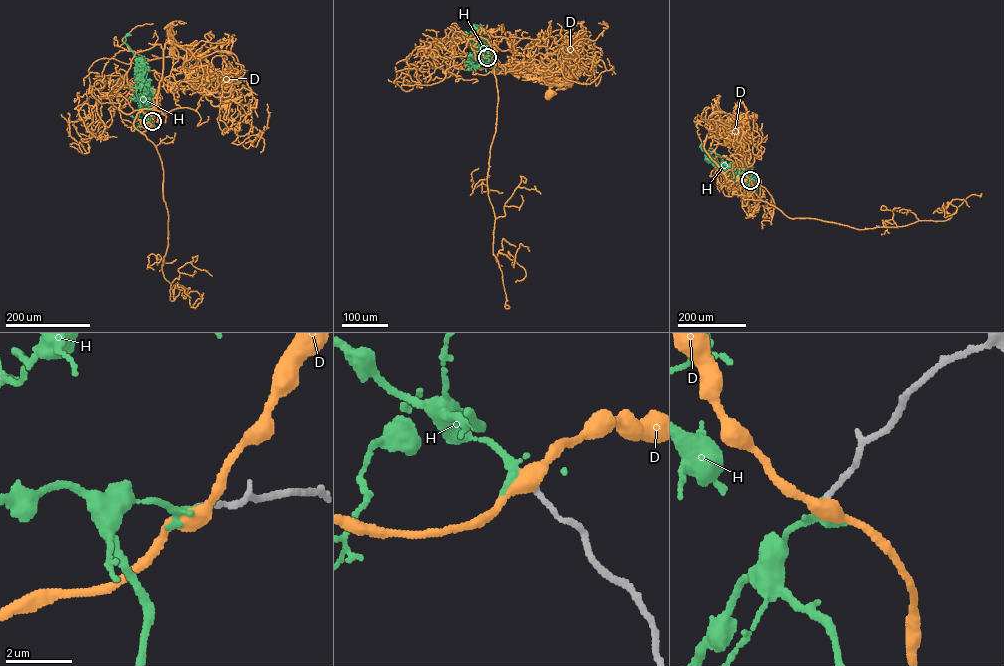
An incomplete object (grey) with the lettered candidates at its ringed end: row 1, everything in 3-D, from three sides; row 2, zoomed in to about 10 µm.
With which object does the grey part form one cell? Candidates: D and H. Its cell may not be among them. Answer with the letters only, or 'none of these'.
H

